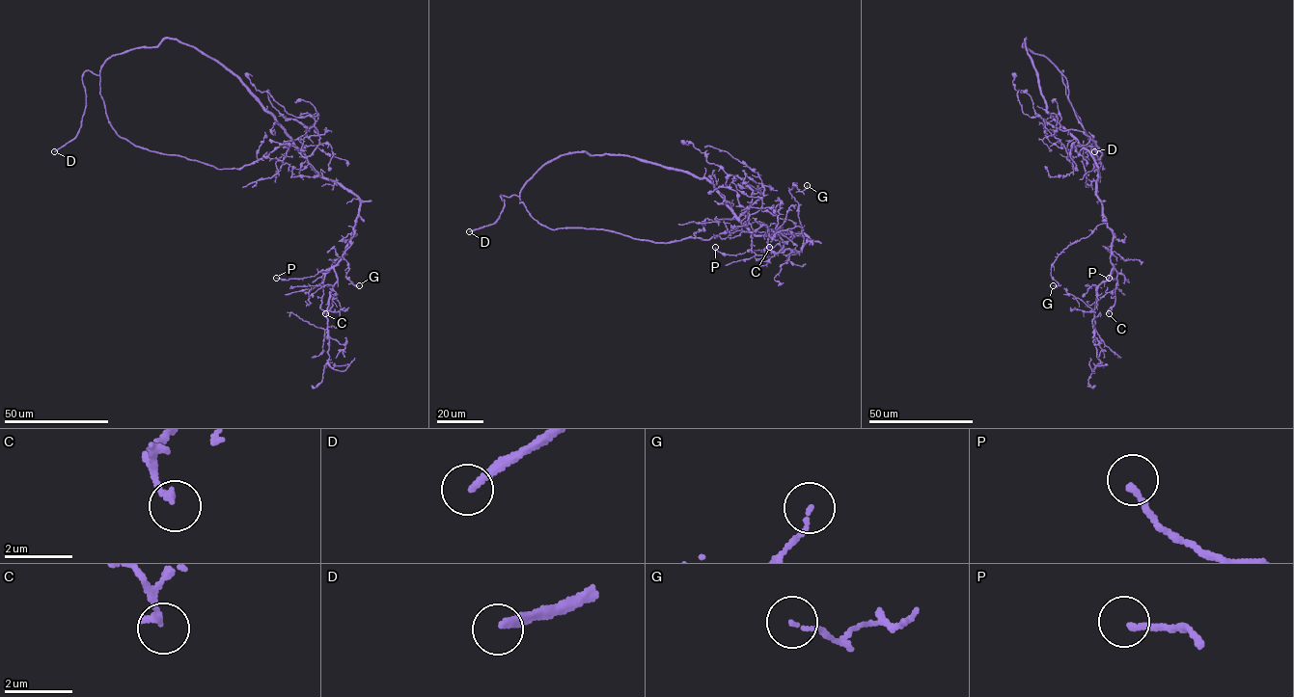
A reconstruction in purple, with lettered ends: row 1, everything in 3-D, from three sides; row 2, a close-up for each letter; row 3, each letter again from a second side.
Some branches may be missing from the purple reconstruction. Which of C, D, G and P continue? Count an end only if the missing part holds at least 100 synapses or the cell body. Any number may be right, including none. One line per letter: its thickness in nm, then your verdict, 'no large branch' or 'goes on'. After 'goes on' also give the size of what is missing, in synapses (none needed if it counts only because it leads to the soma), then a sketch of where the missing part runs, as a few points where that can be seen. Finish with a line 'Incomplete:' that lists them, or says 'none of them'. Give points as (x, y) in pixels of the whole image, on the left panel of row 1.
C: calibre 200 nm; no large branch
D: calibre 240 nm; goes on; 250 synapses
G: calibre 100 nm; no large branch
P: calibre 180 nm; no large branch
Incomplete: D

